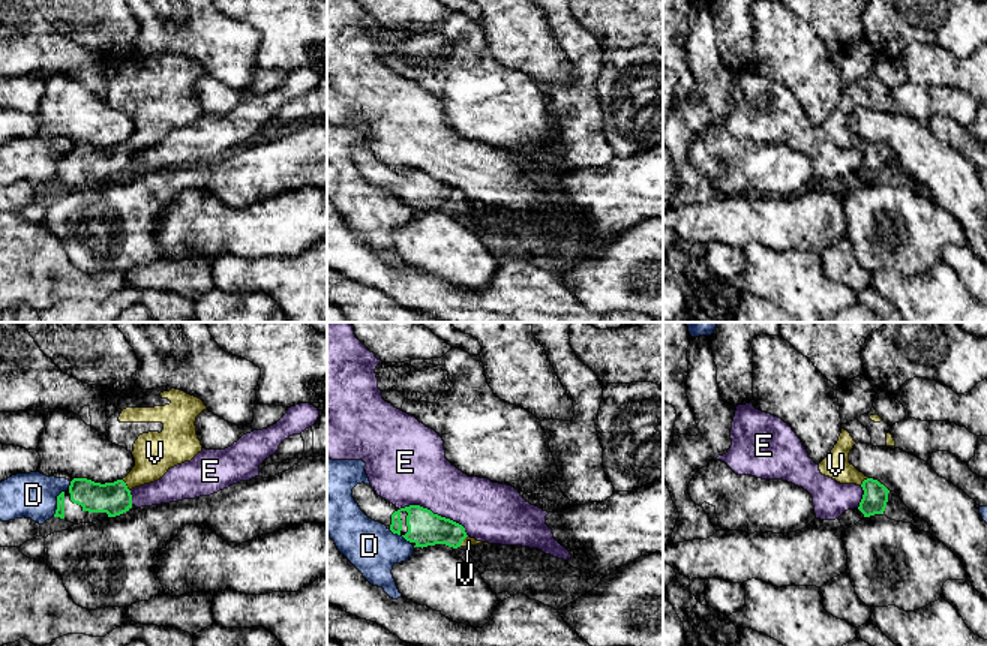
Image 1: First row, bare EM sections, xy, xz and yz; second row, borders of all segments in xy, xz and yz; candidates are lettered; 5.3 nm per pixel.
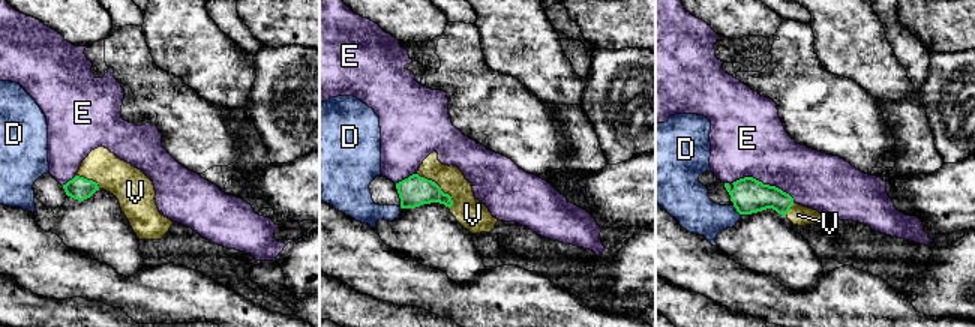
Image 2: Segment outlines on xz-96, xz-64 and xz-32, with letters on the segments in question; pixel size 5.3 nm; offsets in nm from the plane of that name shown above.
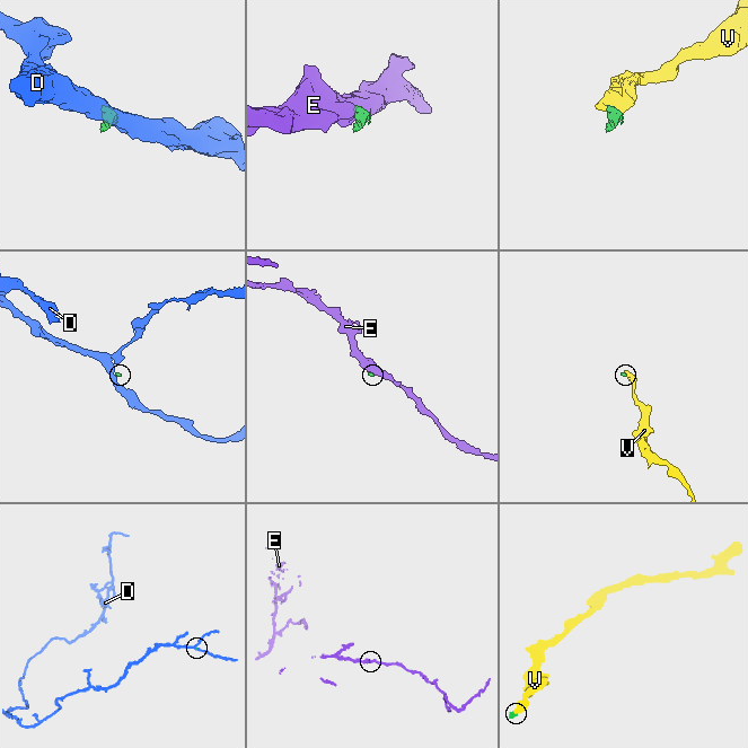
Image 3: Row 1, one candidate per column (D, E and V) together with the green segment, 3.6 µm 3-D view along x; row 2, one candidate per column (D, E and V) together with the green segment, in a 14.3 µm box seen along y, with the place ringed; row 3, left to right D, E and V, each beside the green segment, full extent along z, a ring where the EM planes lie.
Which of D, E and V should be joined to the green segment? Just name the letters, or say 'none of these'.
V

